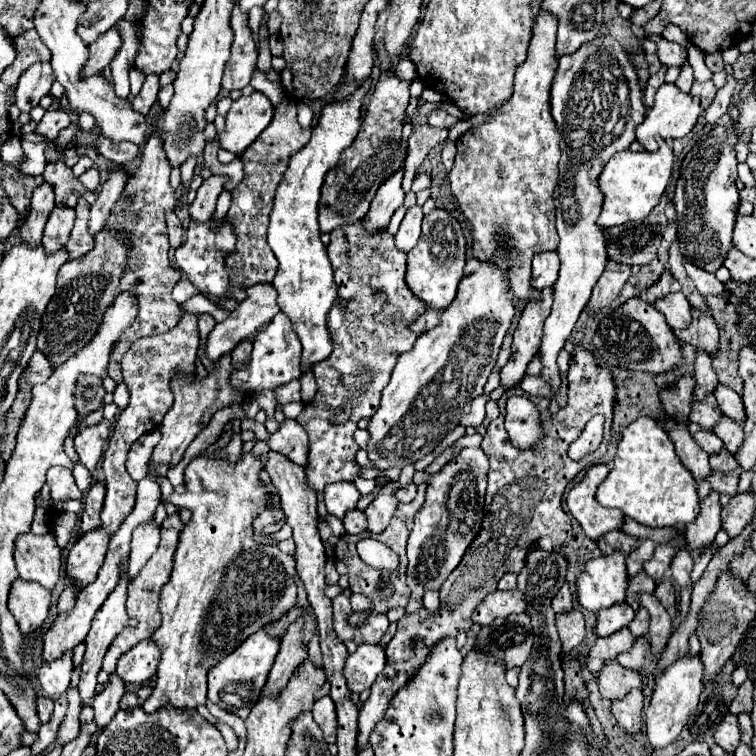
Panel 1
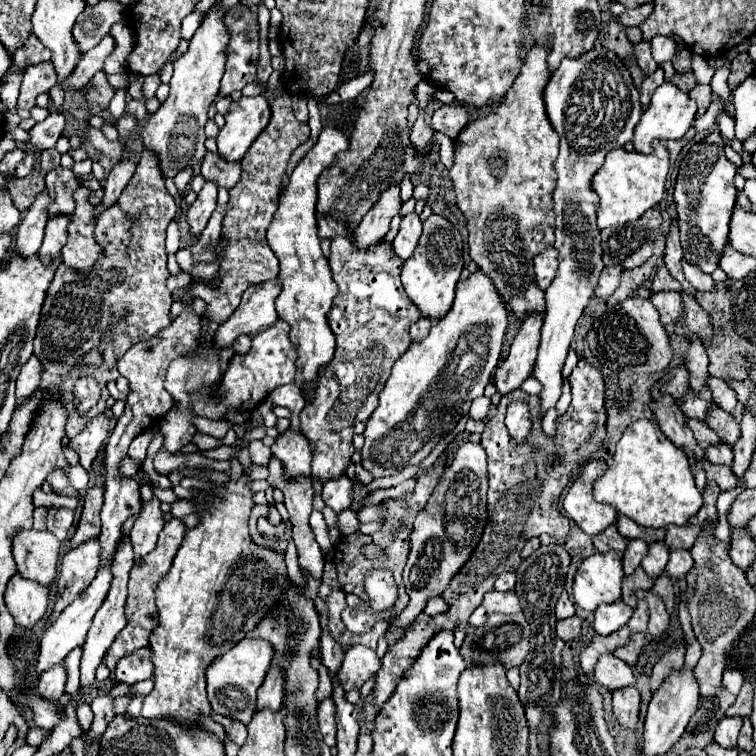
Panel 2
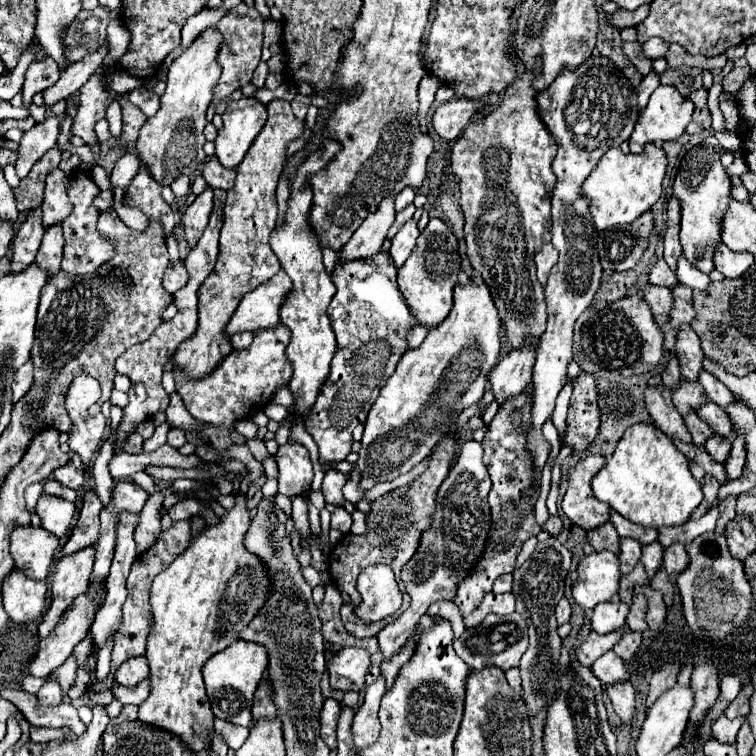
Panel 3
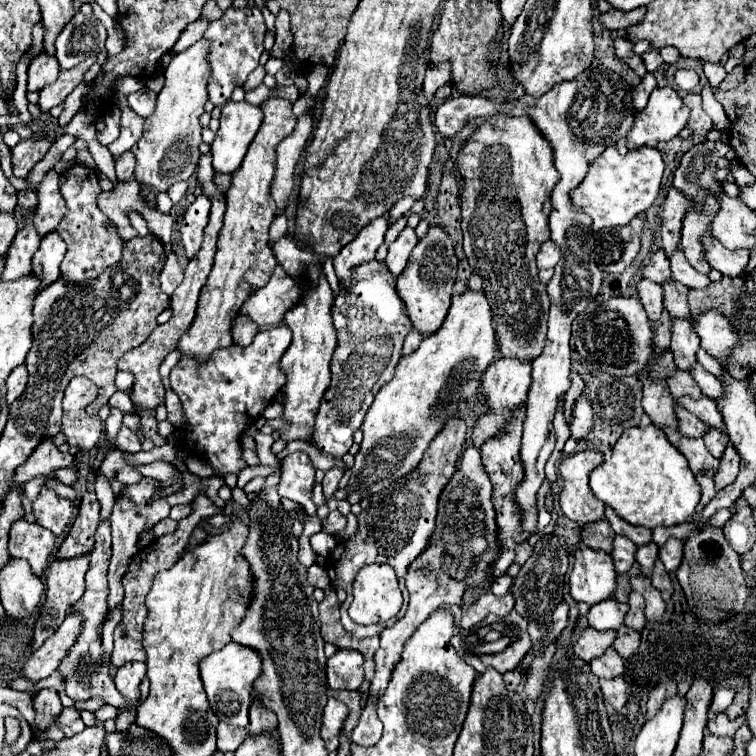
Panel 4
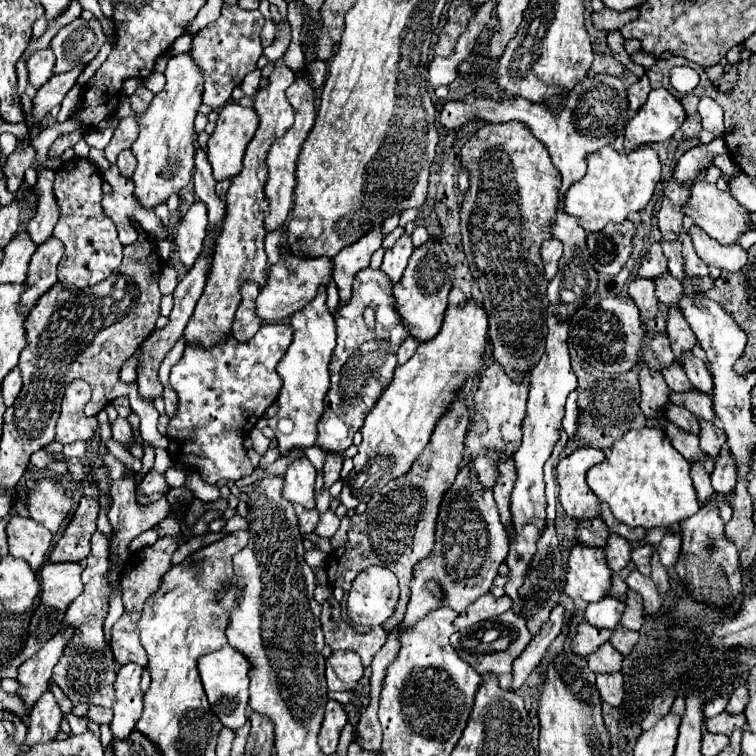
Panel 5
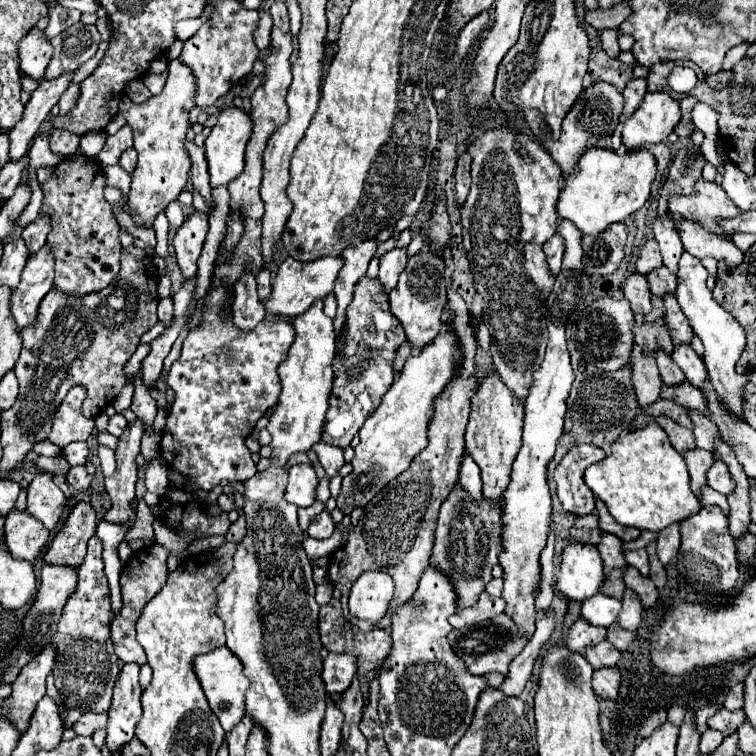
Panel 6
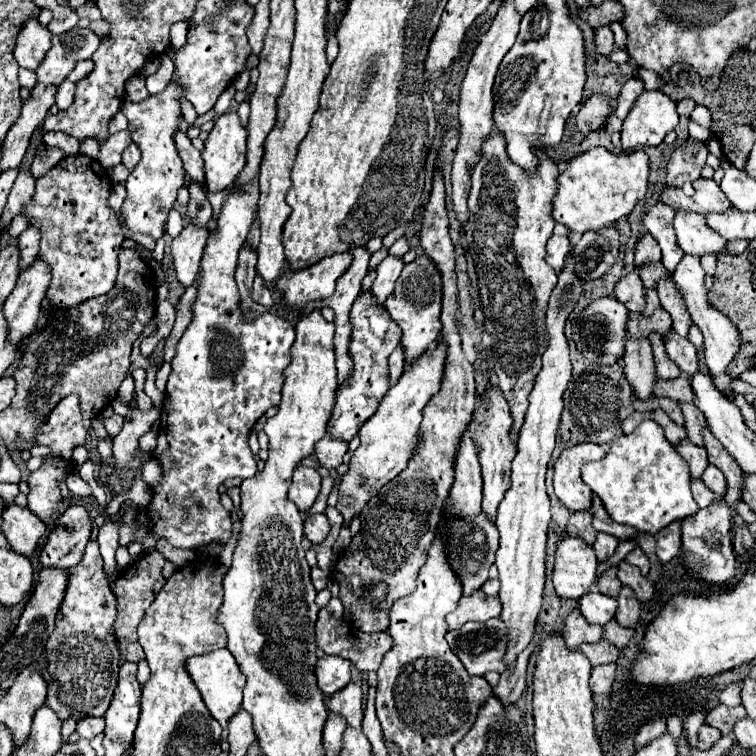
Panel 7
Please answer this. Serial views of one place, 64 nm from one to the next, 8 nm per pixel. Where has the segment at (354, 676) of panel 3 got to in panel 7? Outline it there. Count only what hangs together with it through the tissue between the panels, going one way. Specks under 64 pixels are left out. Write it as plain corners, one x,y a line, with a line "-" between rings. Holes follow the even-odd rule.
322,656
316,664
316,680
324,694
334,694
350,682
350,662
340,656

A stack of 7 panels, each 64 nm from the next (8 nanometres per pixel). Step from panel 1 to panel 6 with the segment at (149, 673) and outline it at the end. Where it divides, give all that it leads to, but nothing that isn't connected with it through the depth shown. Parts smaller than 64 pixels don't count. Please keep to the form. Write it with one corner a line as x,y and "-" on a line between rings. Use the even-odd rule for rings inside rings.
124,664
116,680
106,726
106,746
110,752
120,752
122,746
134,738
134,728
142,716
142,688
138,684
138,672
138,664

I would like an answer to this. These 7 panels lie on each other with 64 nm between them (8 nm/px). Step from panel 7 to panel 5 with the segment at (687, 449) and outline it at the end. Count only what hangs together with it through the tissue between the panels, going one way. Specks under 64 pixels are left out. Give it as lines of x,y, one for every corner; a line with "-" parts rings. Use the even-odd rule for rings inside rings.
708,456
708,460
698,460
698,462
690,464
690,476
692,476
696,498
698,498
700,506
706,504
710,494
714,492
714,488
710,486
710,472
712,472
712,468
714,468
712,456

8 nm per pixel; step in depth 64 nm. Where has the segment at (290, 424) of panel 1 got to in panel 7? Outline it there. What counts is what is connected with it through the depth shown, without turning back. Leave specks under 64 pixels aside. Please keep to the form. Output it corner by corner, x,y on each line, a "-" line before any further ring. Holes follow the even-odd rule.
306,466
296,468
290,490
288,490
288,498
296,504
296,508
300,512
306,512
312,508
318,492
320,492
320,480
322,478
314,468
306,468

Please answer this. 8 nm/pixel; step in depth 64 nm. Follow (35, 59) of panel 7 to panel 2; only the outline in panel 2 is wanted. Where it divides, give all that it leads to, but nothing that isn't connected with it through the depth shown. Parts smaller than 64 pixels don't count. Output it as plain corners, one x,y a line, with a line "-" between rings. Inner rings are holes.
50,60
28,66
24,72
22,86
20,86
18,108
32,110
32,106
36,104
36,96
42,92
48,92
54,84
58,84
58,76
56,76
56,70
52,68

